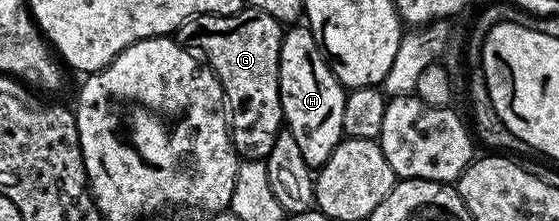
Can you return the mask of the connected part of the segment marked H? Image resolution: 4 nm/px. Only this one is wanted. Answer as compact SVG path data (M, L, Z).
M294 24L283 33L280 48L280 104L285 129L300 147L300 156L311 168L325 164L344 137L344 100L347 91L326 63L309 25Z

